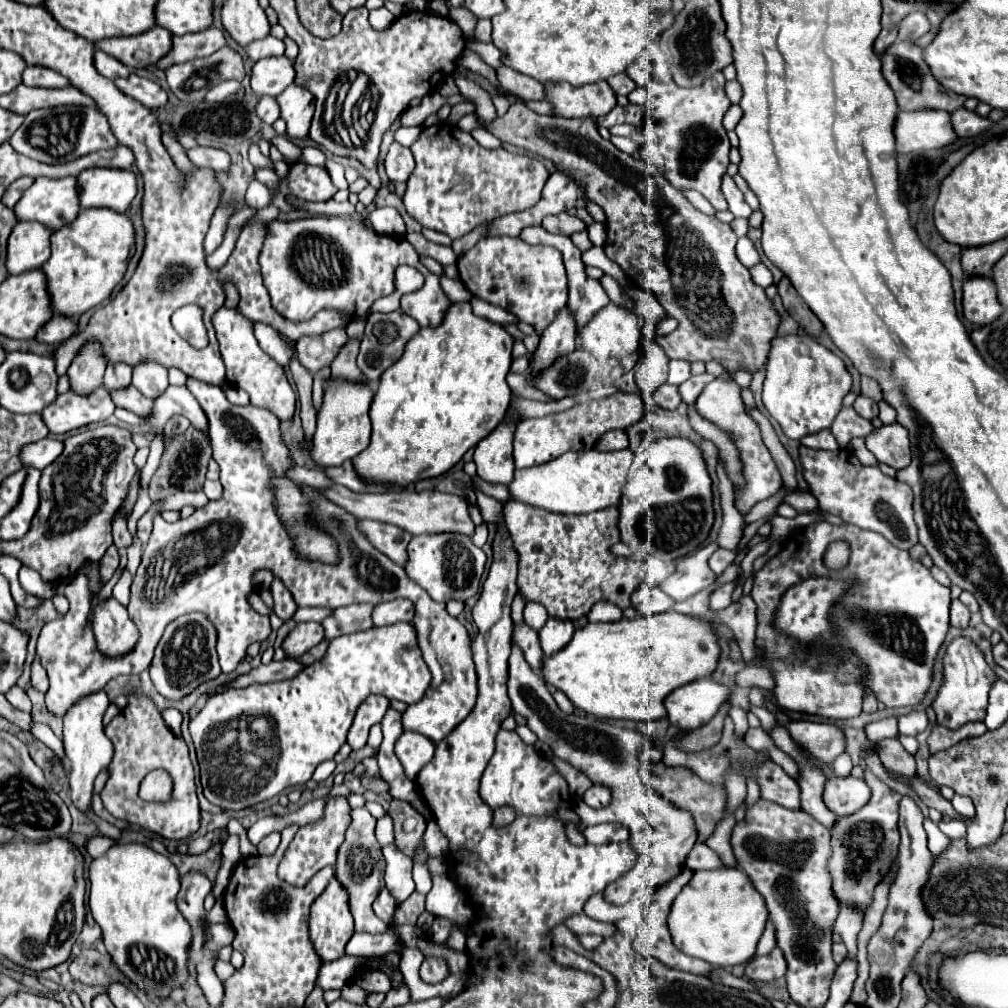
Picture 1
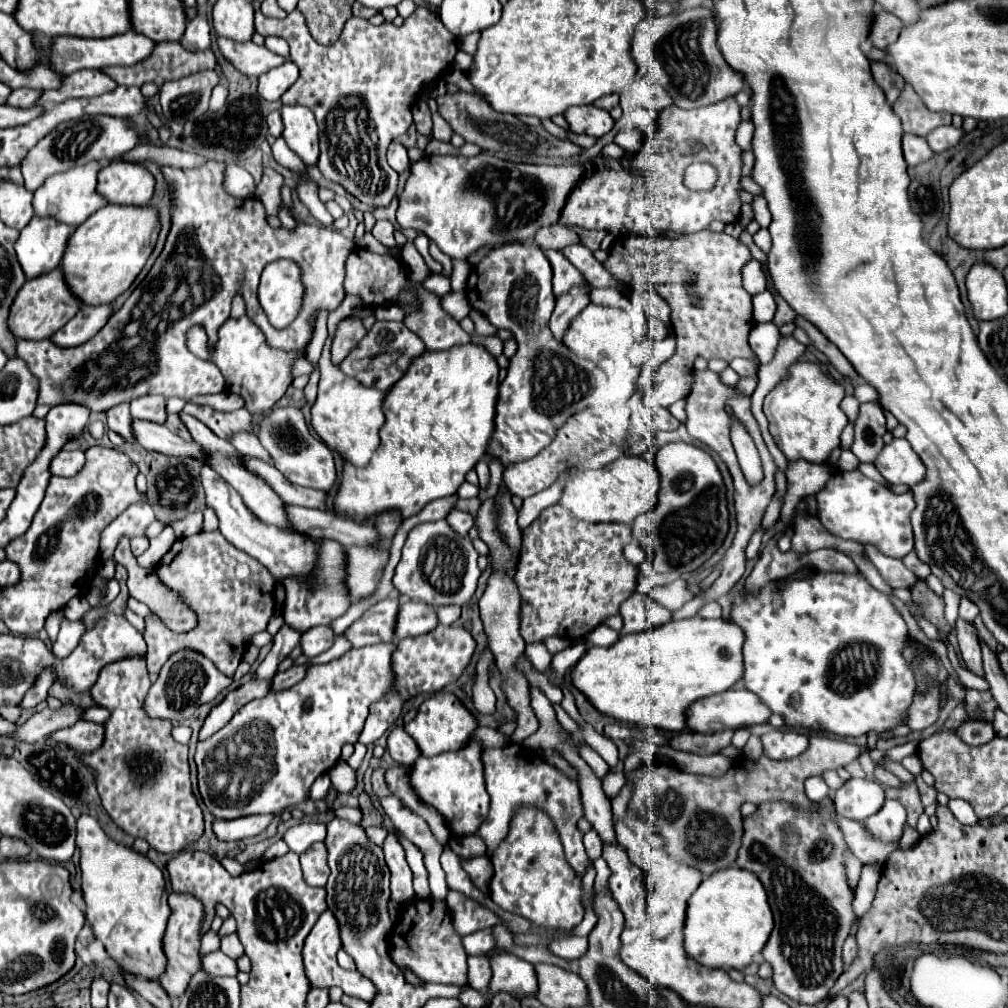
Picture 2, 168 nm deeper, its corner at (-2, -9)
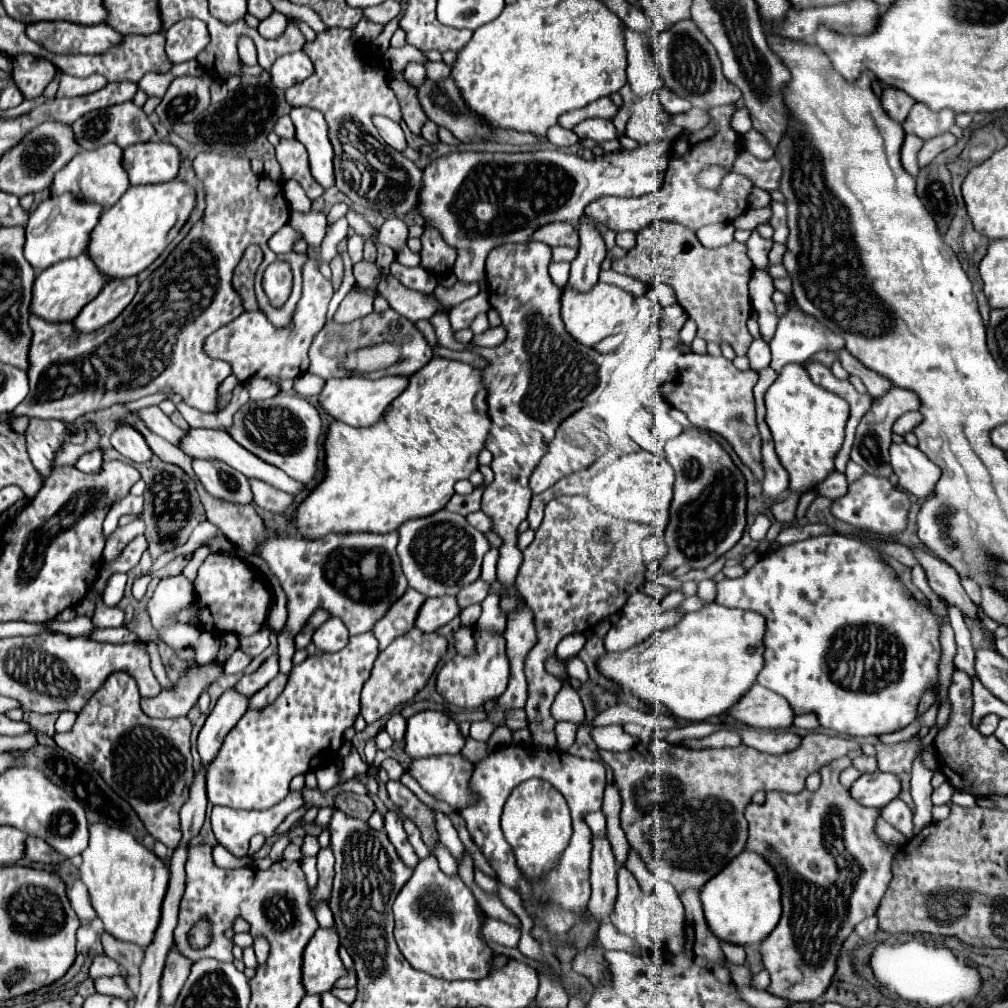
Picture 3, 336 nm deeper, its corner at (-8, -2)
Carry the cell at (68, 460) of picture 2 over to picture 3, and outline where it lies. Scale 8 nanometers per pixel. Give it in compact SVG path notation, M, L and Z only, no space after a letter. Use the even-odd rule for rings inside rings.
M97 448L97 450L93 450L93 452L83 454L83 456L77 460L75 468L79 468L81 472L97 472L97 470L101 468L101 464L103 464L103 452Z

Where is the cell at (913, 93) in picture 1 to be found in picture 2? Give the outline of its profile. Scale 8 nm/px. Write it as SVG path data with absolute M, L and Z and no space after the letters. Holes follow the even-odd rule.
M907 83L901 91L901 99L897 99L897 103L893 103L893 111L901 117L905 133L915 133L915 135L923 135L923 137L929 135L935 127L951 123L951 115L929 111L925 107L925 103L921 103L921 99L917 99L917 93Z

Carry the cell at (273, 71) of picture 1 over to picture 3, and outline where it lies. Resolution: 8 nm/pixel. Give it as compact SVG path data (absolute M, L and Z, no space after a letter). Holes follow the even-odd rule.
M299 50L275 60L275 64L271 66L271 80L277 88L287 90L293 84L303 82L307 76L311 76L311 72L315 72L313 62L303 50Z

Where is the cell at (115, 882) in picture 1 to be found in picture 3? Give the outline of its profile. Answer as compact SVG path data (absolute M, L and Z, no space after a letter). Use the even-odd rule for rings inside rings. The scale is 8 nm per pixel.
M105 824L89 826L89 846L79 866L81 880L89 890L91 906L105 930L123 942L147 948L161 918L161 902L169 884L169 870L151 850L139 844L129 832Z

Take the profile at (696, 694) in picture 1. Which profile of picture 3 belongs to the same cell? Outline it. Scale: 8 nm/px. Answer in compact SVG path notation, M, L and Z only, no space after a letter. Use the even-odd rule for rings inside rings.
M755 684L739 700L739 704L729 710L729 714L747 726L767 730L785 730L793 724L795 718L791 706L787 700L783 700L783 696L777 696L759 684Z

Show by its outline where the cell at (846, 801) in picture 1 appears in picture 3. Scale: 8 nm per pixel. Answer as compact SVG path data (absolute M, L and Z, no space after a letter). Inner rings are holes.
M871 772L863 774L853 786L851 796L863 804L873 808L883 808L891 800L895 800L901 792L901 782L895 774L889 772Z

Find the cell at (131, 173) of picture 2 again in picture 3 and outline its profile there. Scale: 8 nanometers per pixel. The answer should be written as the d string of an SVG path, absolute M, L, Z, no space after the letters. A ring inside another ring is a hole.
M151 140L125 148L123 166L131 184L159 184L173 180L179 172L181 154L165 140Z

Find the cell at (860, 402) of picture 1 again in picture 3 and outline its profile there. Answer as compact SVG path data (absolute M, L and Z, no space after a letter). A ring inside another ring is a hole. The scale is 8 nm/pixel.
M893 386L885 396L875 398L875 404L871 408L871 412L867 412L861 420L861 424L857 426L857 434L855 434L855 442L853 442L853 450L851 450L851 460L855 464L859 464L867 474L875 474L881 478L889 478L893 474L893 468L889 464L889 446L891 446L891 424L905 412L911 410L919 410L919 396L915 396L915 392L905 390L905 388L897 388Z

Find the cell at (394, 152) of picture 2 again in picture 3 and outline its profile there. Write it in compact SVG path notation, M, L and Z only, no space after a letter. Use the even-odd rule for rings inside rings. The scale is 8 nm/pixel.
M373 116L373 124L375 124L379 136L381 136L391 148L395 148L395 150L399 150L399 152L401 152L403 148L407 148L405 134L403 134L403 130L401 130L401 126L399 126L397 122L393 122L393 120L385 118L385 116Z

